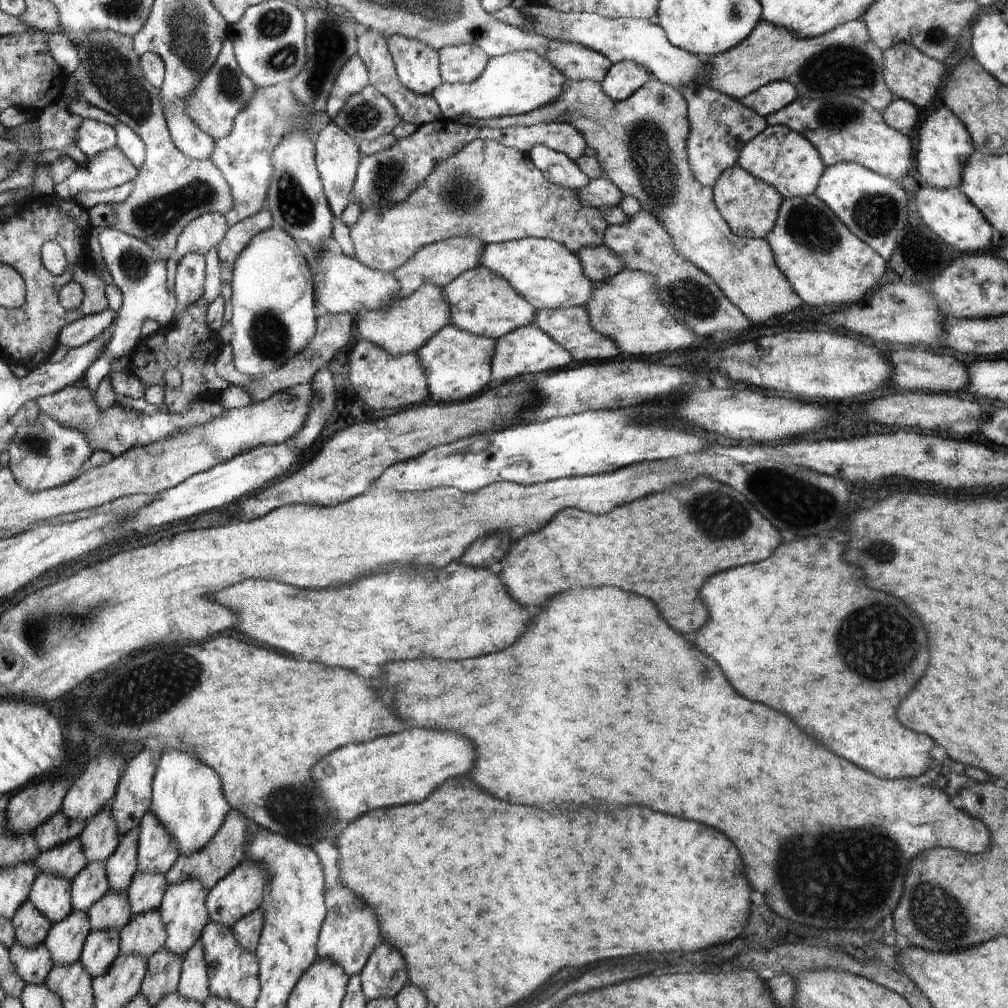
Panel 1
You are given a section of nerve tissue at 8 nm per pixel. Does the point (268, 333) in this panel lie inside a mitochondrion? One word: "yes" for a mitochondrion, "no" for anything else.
yes

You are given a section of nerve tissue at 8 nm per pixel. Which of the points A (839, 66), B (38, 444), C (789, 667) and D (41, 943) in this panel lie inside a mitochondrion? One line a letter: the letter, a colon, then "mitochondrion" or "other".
A: mitochondrion
B: mitochondrion
C: other
D: other

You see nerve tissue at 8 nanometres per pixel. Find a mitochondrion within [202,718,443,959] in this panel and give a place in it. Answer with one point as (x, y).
(301, 816)

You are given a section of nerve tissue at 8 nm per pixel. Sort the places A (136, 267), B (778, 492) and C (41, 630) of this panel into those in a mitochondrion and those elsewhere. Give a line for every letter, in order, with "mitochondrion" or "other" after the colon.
A: mitochondrion
B: mitochondrion
C: mitochondrion

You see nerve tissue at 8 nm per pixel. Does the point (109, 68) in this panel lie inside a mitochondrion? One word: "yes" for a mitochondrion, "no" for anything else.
yes

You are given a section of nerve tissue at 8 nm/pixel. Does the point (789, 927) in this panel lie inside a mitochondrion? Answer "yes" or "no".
yes

